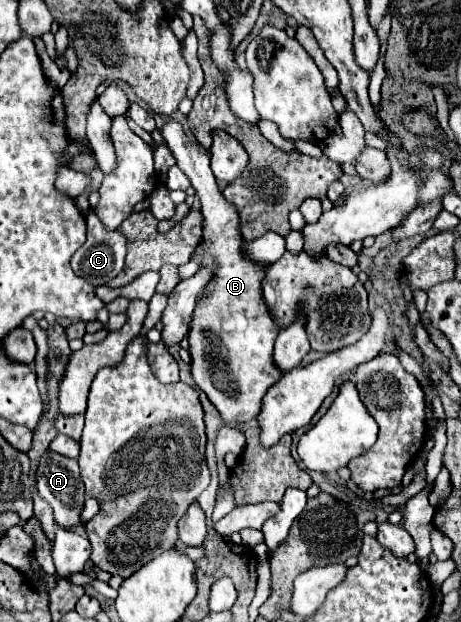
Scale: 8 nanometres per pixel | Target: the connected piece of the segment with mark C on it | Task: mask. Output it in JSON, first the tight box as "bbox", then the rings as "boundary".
{"bbox":[72,209,126,285],"boundary":[[[94,209],[86,215],[88,221],[88,239],[72,257],[72,271],[86,279],[90,285],[106,285],[114,279],[122,267],[126,257],[126,239],[114,229],[106,231],[102,221],[94,215]]]}

